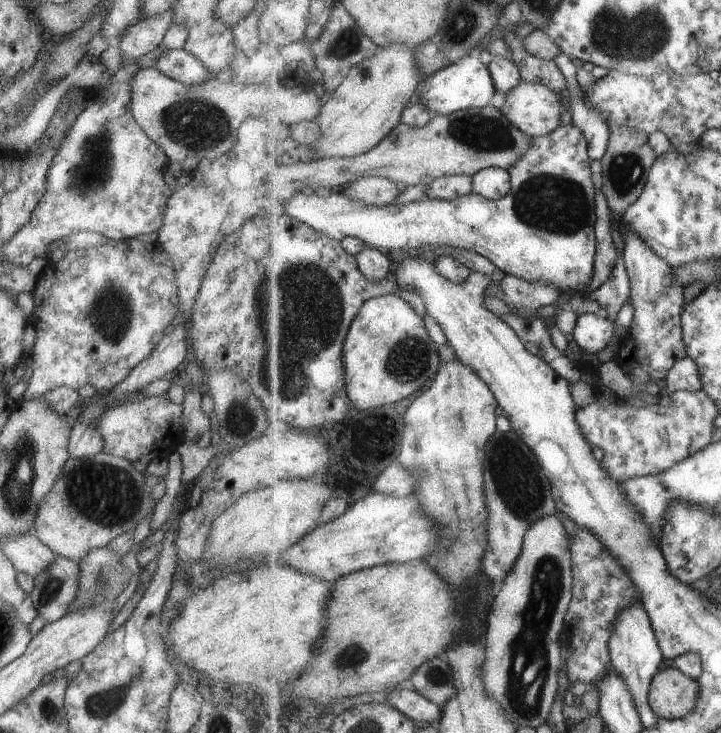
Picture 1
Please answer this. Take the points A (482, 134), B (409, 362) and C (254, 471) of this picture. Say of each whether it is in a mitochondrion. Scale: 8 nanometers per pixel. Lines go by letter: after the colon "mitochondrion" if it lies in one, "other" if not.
A: mitochondrion
B: mitochondrion
C: other

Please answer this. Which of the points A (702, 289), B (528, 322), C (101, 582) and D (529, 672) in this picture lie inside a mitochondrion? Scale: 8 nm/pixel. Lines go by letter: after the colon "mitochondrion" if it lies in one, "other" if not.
A: other
B: other
C: mitochondrion
D: mitochondrion

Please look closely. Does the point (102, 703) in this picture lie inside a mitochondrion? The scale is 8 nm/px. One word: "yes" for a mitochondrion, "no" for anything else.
yes

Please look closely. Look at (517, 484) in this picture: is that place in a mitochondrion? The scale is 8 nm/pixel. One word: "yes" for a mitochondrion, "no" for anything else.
yes

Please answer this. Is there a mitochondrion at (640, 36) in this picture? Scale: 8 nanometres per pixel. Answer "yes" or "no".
yes

